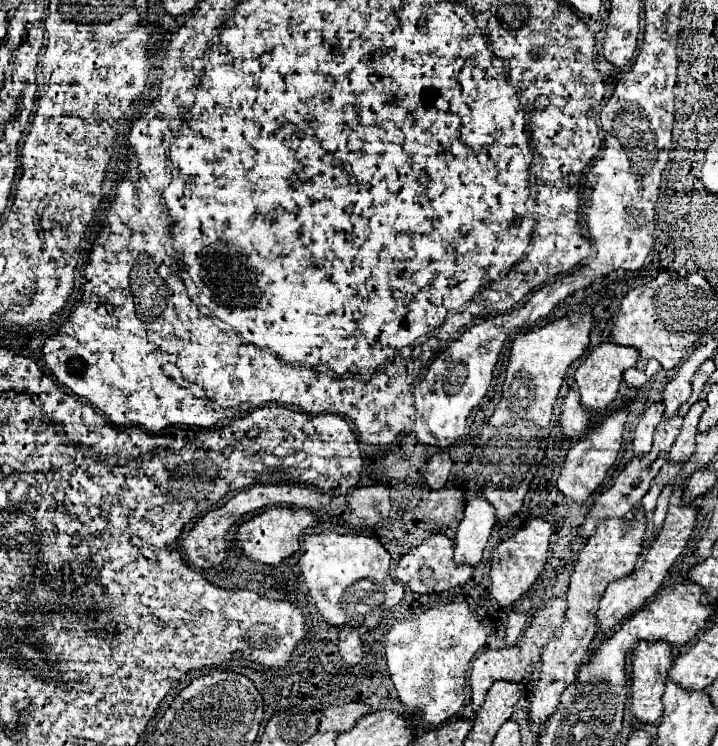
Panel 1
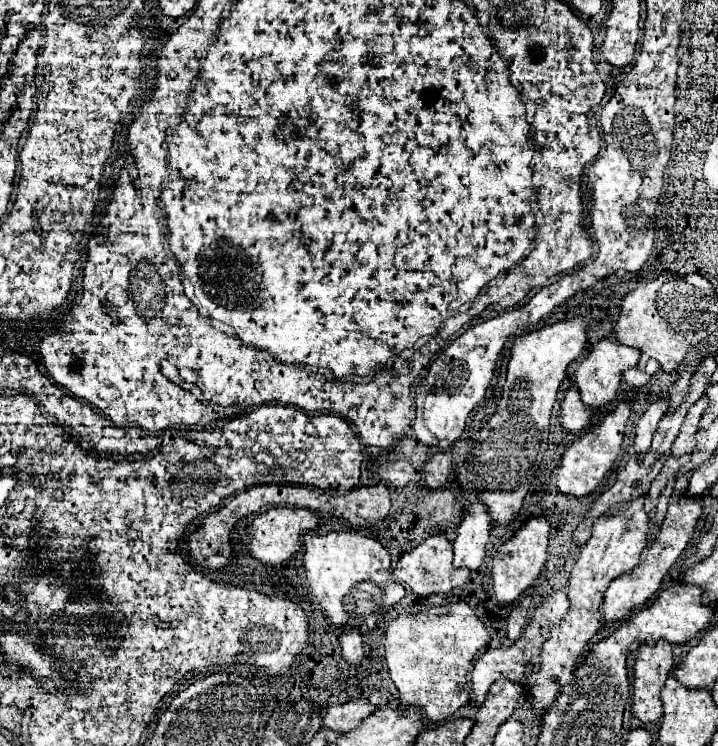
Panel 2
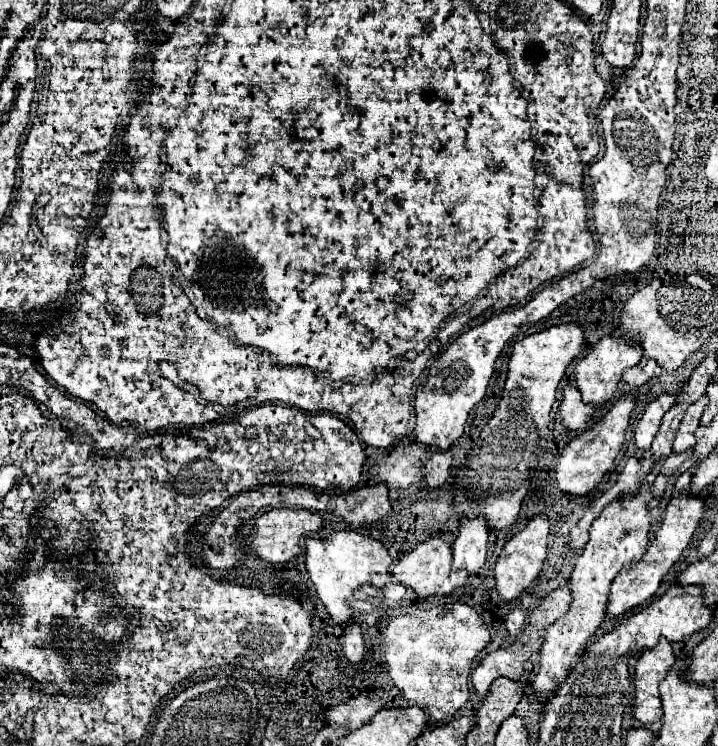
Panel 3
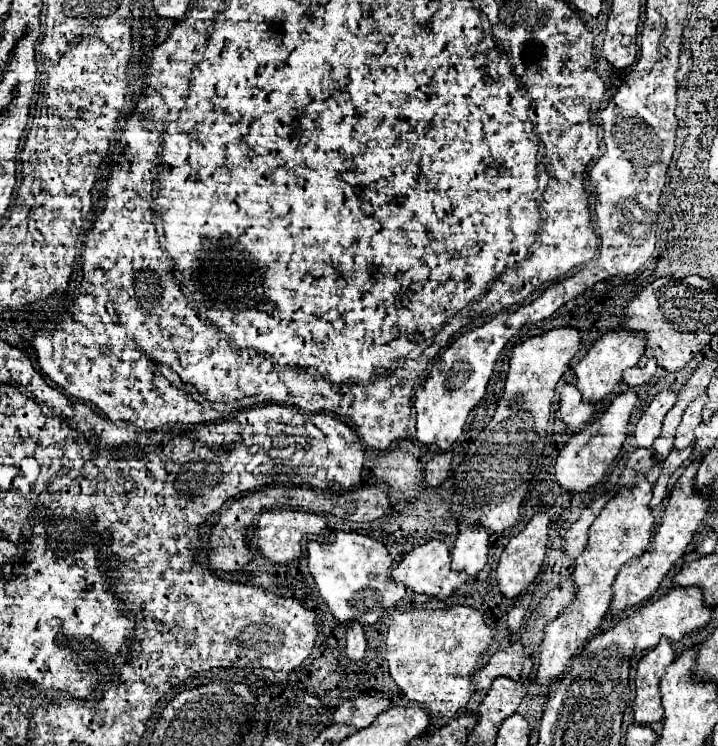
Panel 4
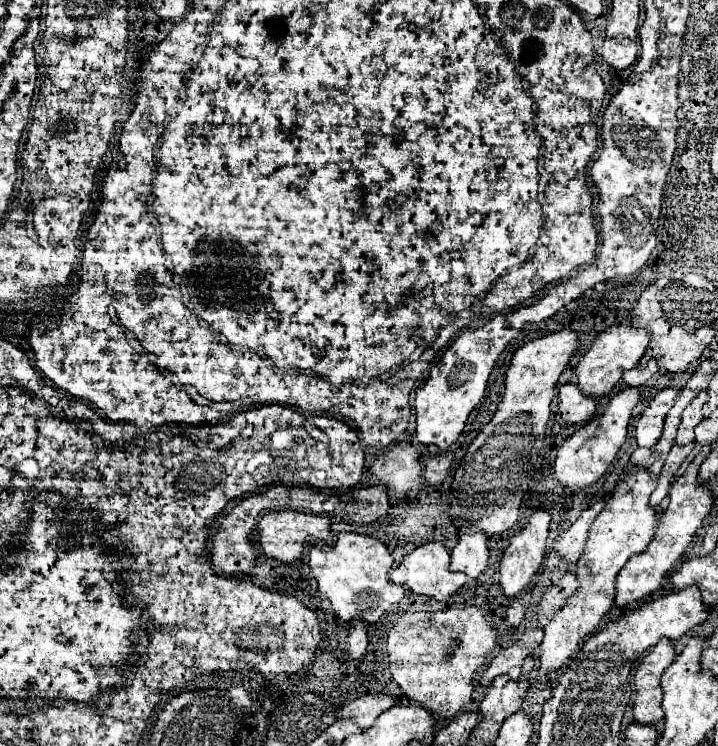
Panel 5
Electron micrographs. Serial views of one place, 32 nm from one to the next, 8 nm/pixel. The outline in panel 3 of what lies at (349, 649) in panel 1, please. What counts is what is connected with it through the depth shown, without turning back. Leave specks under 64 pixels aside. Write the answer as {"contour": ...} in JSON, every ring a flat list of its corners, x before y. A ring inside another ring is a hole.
{"contour":[[348,624,344,628,344,644,342,644,344,656,350,658,352,662,360,662,364,656,364,640,362,640,362,630,358,624]]}

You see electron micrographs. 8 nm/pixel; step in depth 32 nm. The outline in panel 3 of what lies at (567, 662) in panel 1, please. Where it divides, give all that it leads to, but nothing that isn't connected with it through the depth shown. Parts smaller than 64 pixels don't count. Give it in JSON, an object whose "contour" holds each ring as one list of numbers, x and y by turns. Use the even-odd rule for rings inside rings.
{"contour":[[644,484,636,496,608,504,604,512,598,516,598,520,592,522,590,540,584,546,582,554,578,556,570,576,570,590,572,590,570,608,566,616,562,616,556,624,548,628,548,634,540,648,540,670,534,680,534,692,540,706,552,700,556,688,564,684,564,680,568,680,572,672,570,664,574,664,584,654,586,646,590,644,590,638,600,628,612,580,622,572,622,568,636,564,642,552,646,552,652,528,650,524,652,518,646,510,648,500,650,500,650,486]]}

